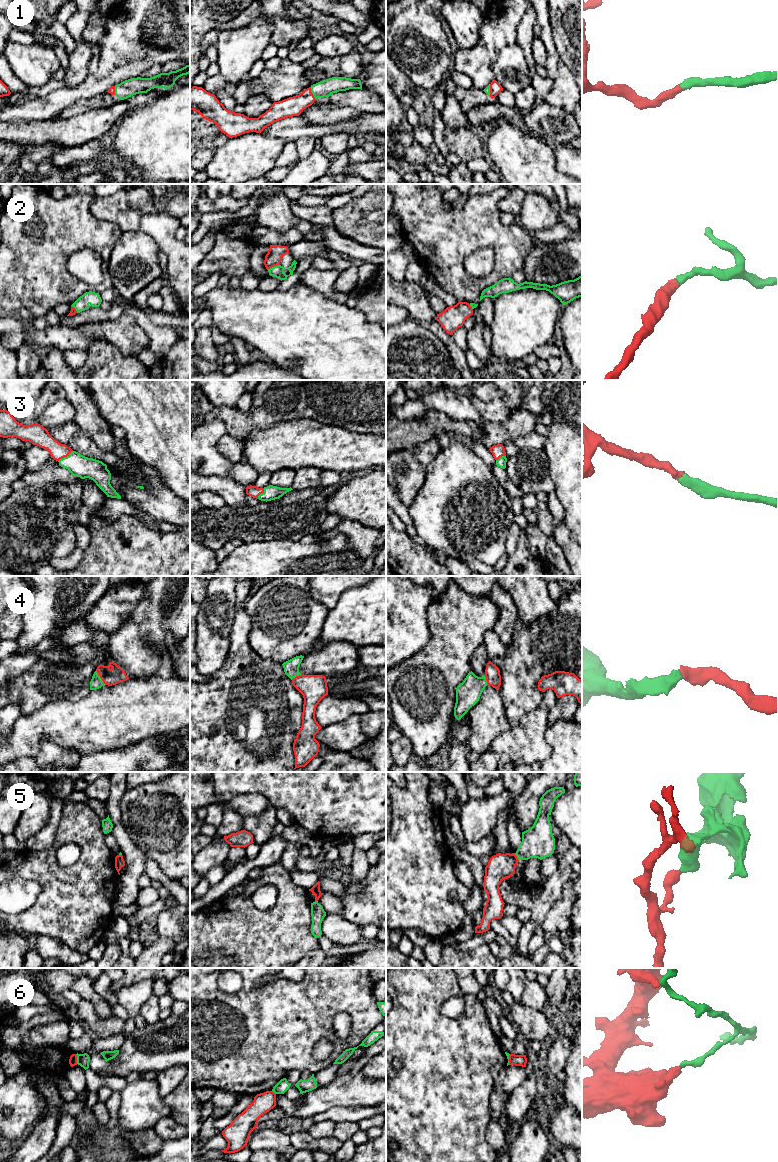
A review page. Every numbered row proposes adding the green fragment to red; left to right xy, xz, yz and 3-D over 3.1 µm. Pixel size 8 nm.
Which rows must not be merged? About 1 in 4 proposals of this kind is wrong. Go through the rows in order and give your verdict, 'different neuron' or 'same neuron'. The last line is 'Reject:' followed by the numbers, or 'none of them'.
1: same neuron
2: same neuron
3: same neuron
4: same neuron
5: different neuron
6: different neuron
Reject: 5, 6

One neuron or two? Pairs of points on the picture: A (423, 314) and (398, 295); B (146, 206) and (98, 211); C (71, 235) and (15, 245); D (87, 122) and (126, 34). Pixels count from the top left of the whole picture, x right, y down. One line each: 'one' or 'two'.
A: one
B: one
C: one
D: two

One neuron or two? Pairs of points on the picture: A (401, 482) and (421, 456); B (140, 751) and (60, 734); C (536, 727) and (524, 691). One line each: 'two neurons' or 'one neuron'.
A: one neuron
B: one neuron
C: two neurons

